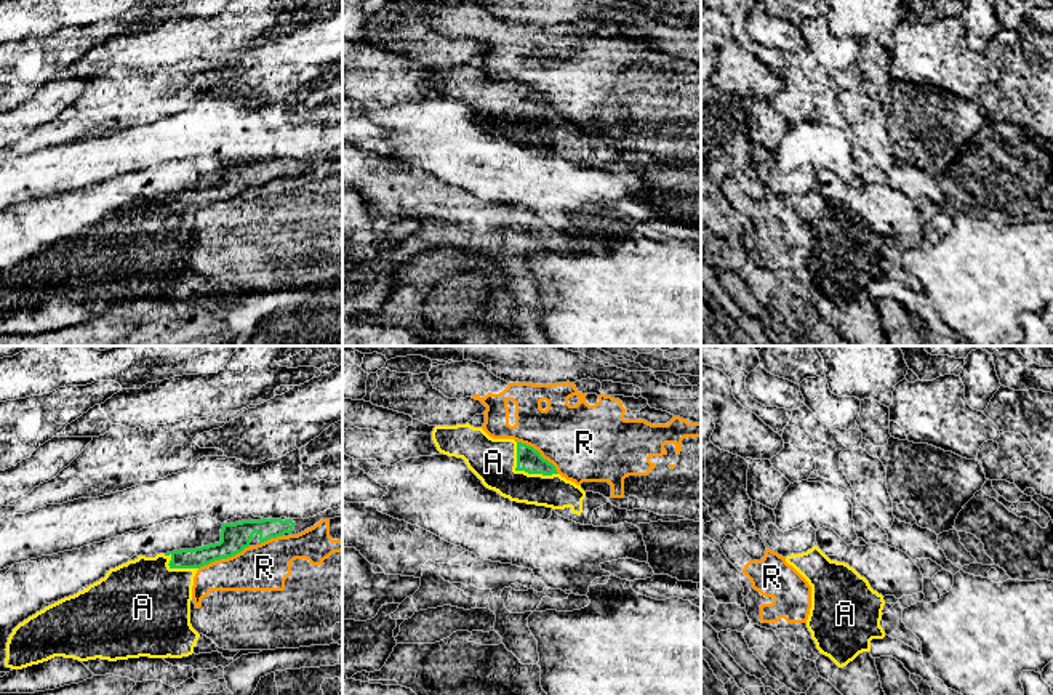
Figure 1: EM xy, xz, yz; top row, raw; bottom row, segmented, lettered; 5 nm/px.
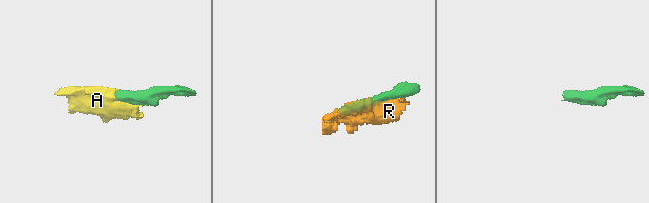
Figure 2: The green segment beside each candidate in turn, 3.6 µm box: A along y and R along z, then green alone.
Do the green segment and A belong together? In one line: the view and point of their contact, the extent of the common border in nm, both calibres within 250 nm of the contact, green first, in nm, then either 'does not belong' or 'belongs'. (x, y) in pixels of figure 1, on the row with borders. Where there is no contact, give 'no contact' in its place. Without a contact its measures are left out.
xz (524, 470) | 280 nm | 120/220 nm | belongs

